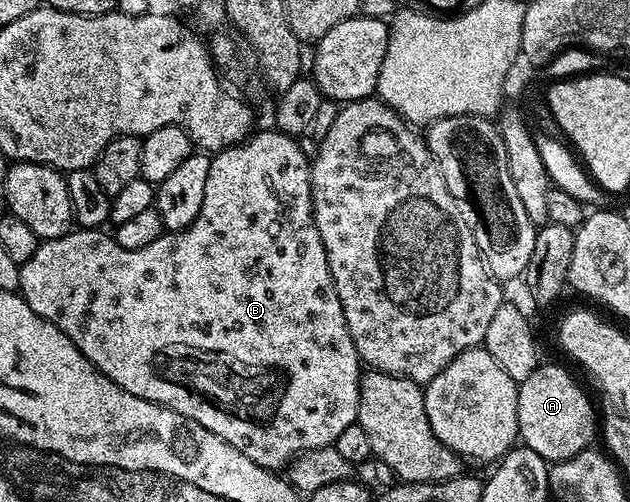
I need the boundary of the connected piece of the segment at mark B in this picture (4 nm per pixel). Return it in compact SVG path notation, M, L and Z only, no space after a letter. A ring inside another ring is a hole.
M276 128L265 130L262 134L252 136L238 142L234 146L226 146L210 157L207 172L207 188L203 188L203 204L199 208L199 216L195 216L188 230L165 232L147 248L128 250L117 243L116 237L109 238L104 229L82 230L70 229L60 238L47 238L38 245L29 259L20 263L21 283L19 293L25 303L41 318L45 318L99 372L103 372L119 388L131 392L131 396L139 396L148 402L171 408L184 418L195 420L203 428L212 430L220 438L233 443L243 456L250 458L265 470L280 471L280 466L288 467L306 450L321 450L324 446L332 446L345 428L357 422L357 409L361 396L361 380L363 363L357 354L355 340L347 328L347 320L343 316L343 304L336 292L331 276L331 268L327 264L327 252L319 232L317 221L313 216L313 179L311 177L311 158L301 151L296 137L283 134ZM233 418L241 421L241 430L233 430ZM253 422L257 426L269 426L269 430L253 430Z

